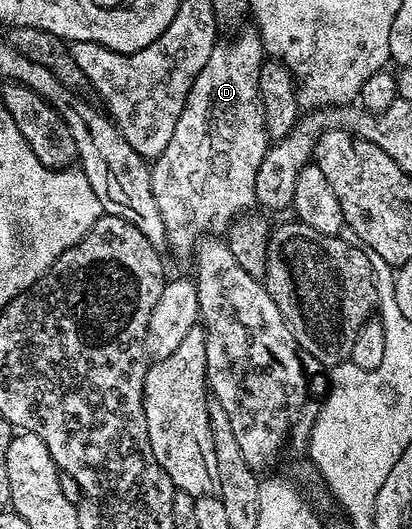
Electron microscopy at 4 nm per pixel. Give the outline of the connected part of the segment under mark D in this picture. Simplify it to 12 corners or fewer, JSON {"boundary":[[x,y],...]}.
{"boundary":[[255,28],[210,51],[150,165],[191,258],[256,205],[270,144]]}

